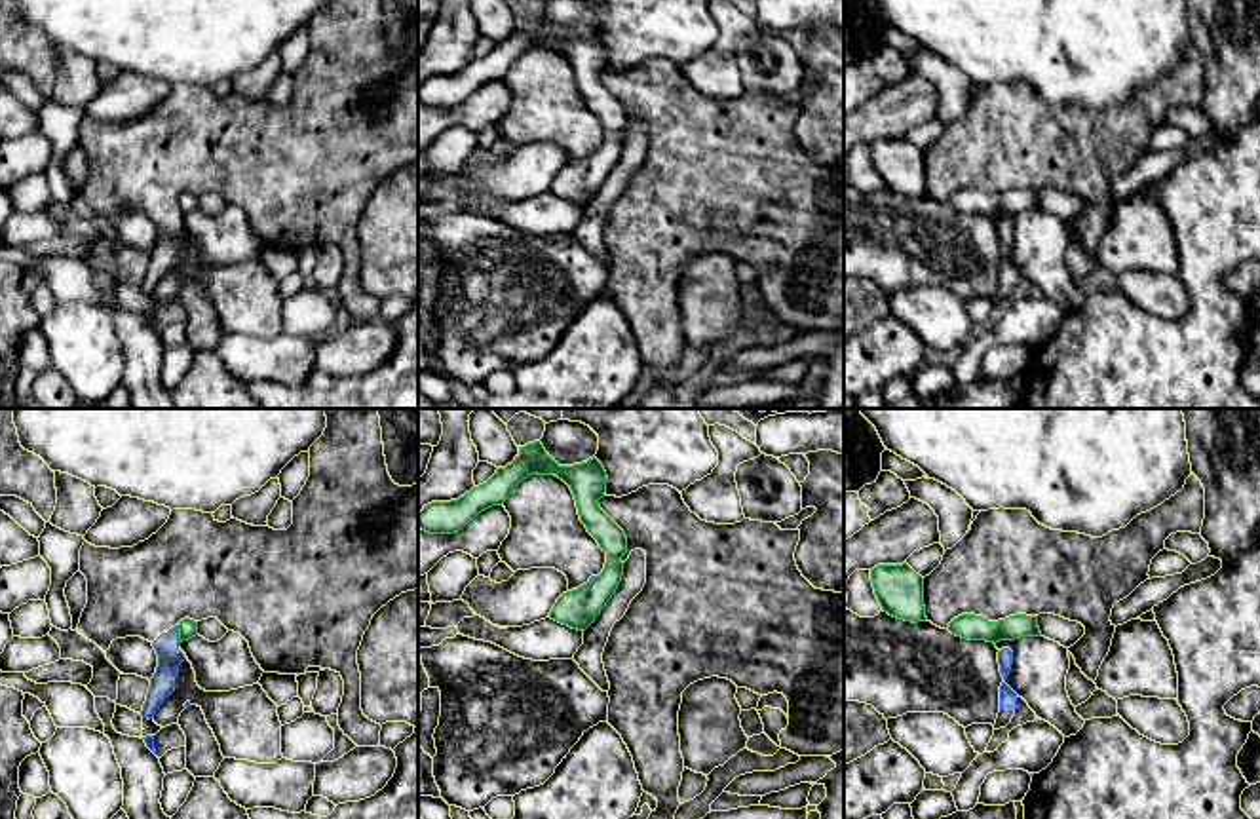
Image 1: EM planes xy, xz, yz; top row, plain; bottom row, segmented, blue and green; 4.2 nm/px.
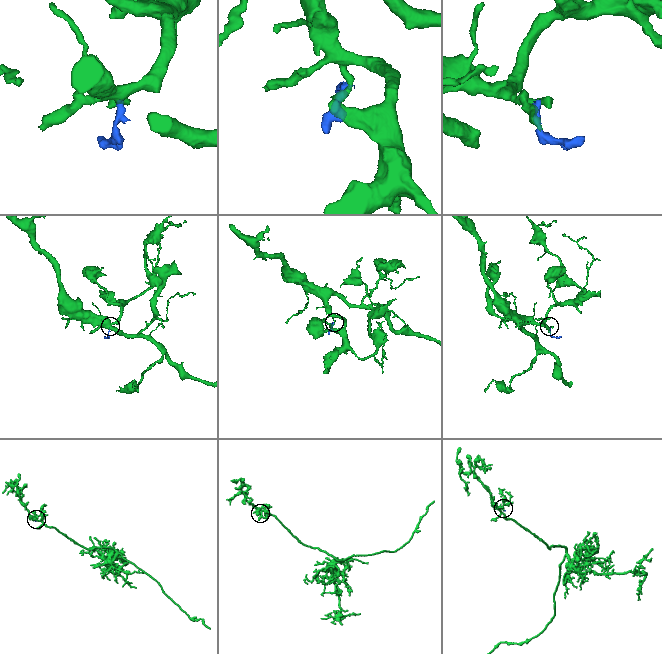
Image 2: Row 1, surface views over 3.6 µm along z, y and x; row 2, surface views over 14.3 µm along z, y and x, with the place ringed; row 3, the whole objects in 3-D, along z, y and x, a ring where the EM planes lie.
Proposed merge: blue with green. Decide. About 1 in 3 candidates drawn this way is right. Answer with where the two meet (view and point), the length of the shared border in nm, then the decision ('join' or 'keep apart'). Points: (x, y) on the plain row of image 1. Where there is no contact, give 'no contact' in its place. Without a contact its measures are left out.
meets blue in xy at (177, 208); contact 70 nm long; keep apart

